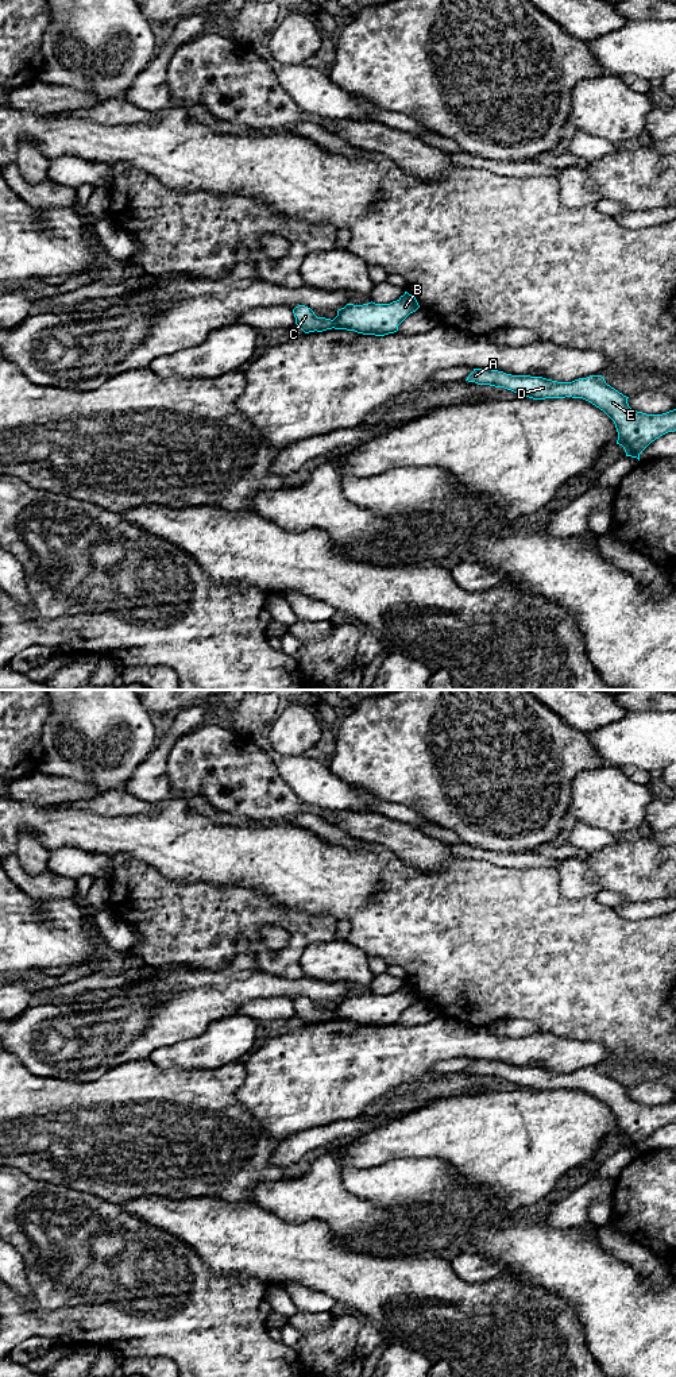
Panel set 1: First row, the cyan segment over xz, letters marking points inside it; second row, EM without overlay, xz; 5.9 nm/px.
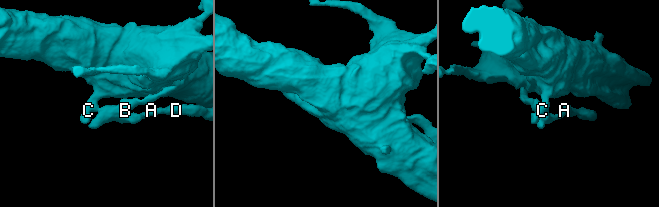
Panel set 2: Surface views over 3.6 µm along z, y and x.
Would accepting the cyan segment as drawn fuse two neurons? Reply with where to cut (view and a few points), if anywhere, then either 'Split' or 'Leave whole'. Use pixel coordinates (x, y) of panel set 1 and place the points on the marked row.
Split along xz (331, 320), (333, 327). Split

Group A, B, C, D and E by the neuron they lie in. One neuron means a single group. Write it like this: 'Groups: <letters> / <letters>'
Groups: A B D E / C

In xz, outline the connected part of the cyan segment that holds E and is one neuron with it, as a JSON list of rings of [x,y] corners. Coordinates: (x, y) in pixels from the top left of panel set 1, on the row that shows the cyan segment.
[[[474,369],[468,382],[505,387],[522,397],[583,398],[603,410],[615,424],[617,444],[622,446],[626,456],[637,458],[660,436],[676,431],[676,409],[663,414],[646,414],[631,409],[626,396],[606,383],[602,375],[590,375],[572,382],[557,382],[542,377],[511,375],[491,369]]]

